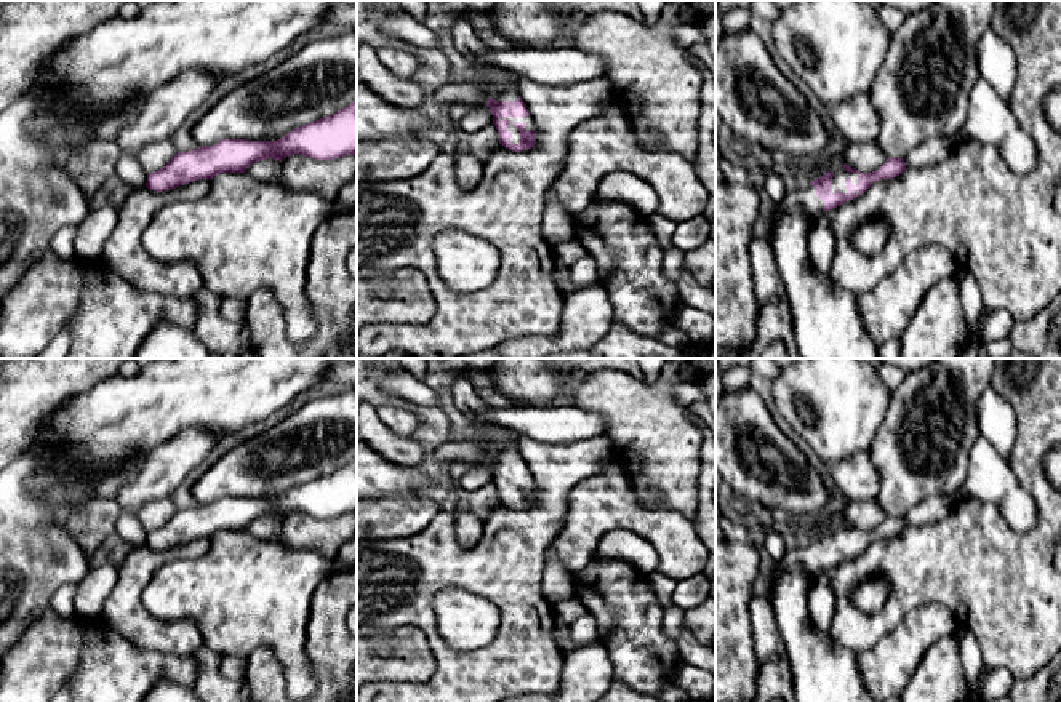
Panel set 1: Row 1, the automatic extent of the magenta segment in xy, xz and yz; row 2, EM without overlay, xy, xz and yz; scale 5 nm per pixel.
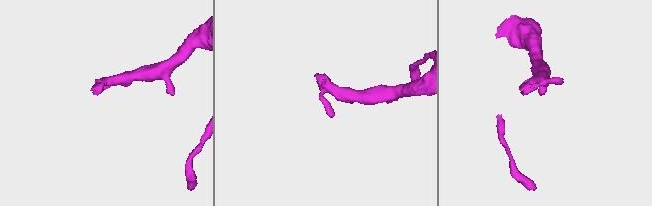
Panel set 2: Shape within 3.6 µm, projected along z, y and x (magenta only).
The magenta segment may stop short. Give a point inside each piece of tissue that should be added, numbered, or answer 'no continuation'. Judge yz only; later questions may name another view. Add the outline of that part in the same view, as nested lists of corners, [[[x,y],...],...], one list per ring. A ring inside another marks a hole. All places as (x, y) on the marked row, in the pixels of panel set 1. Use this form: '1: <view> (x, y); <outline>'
1: yz (840, 175); [[[834,166],[831,170],[831,173],[834,174],[832,177],[832,193],[835,193],[837,190],[840,190],[842,193],[847,193],[845,189],[845,179],[850,177],[851,184],[855,185],[855,195],[858,195],[858,174],[856,173],[847,173],[843,166]]]

